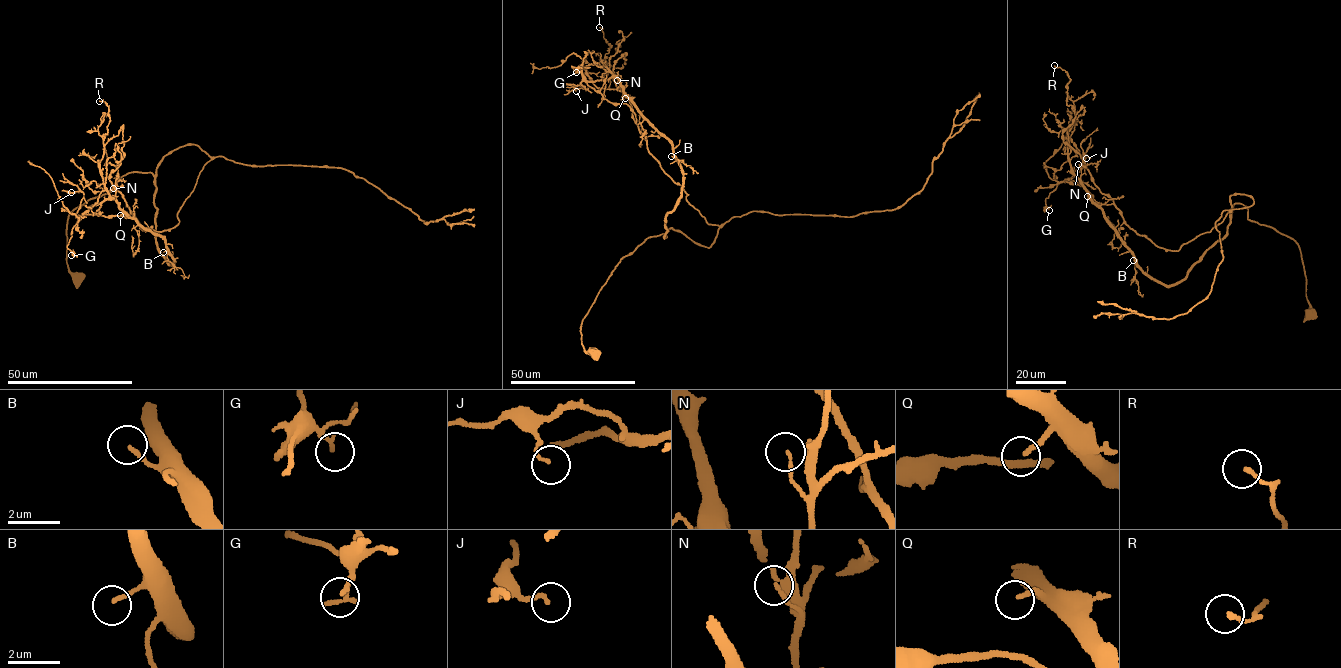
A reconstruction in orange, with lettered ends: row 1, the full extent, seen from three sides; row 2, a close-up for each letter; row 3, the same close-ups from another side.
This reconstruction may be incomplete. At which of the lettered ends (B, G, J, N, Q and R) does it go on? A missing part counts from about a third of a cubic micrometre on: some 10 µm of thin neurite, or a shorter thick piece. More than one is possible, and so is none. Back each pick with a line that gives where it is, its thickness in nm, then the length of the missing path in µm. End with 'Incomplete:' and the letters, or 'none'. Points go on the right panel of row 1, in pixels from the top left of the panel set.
Q: place (1087, 196); calibre 160 nm; missing 6 µm
Incomplete: Q

